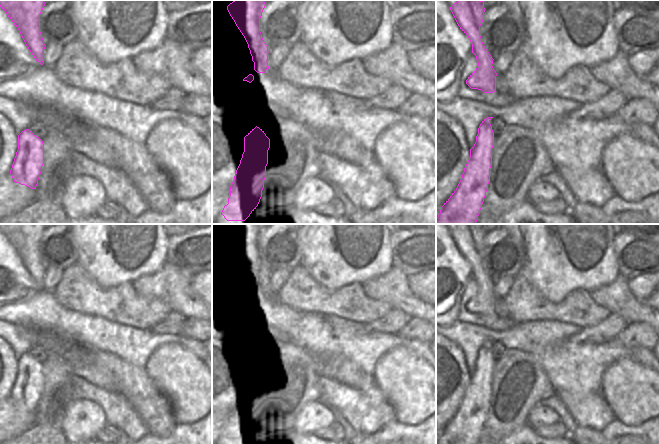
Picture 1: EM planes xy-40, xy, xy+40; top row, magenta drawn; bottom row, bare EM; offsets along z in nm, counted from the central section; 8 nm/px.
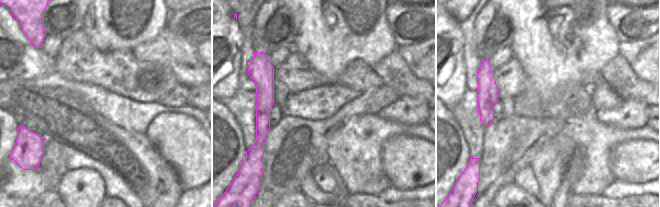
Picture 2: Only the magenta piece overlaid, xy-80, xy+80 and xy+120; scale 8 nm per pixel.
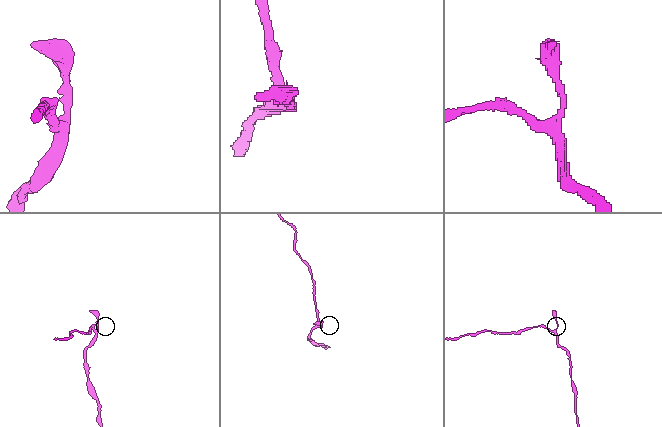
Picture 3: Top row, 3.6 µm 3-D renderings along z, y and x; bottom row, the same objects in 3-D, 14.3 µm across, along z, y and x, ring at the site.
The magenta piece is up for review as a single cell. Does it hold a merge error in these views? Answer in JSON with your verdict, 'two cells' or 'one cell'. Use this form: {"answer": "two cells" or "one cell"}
{"answer": "two cells"}

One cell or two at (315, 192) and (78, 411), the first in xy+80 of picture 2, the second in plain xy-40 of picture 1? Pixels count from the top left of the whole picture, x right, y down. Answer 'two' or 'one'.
two

